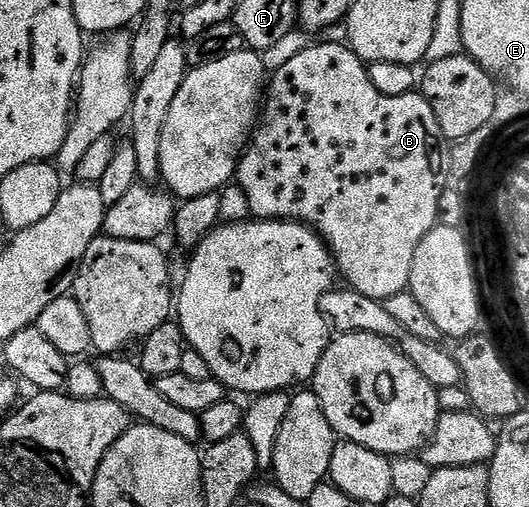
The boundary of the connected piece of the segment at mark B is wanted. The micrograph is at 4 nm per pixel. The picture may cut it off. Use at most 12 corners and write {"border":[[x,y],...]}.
{"border":[[345,42],[272,73],[235,183],[406,291],[447,156]]}

